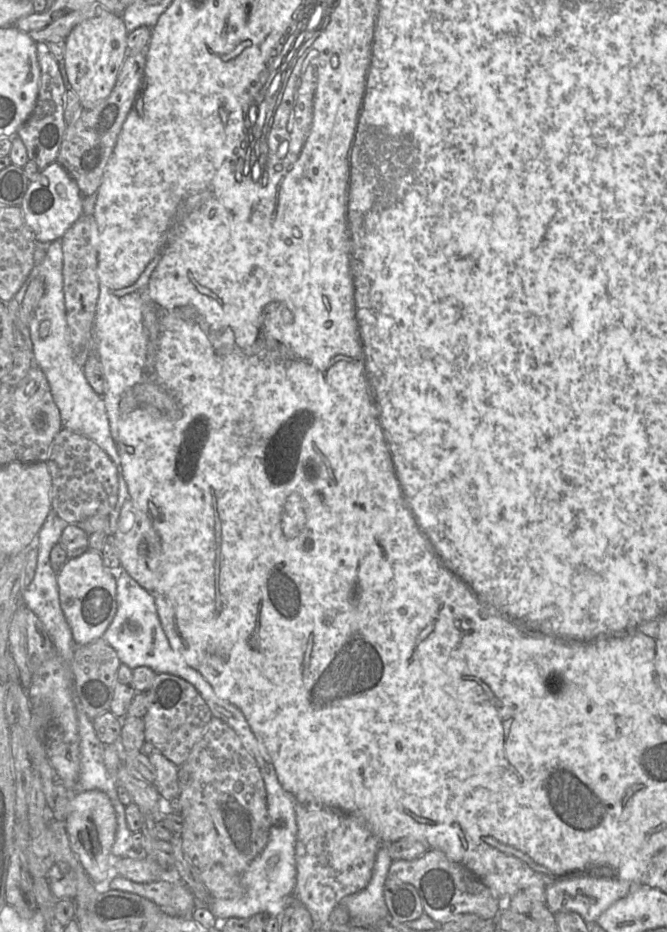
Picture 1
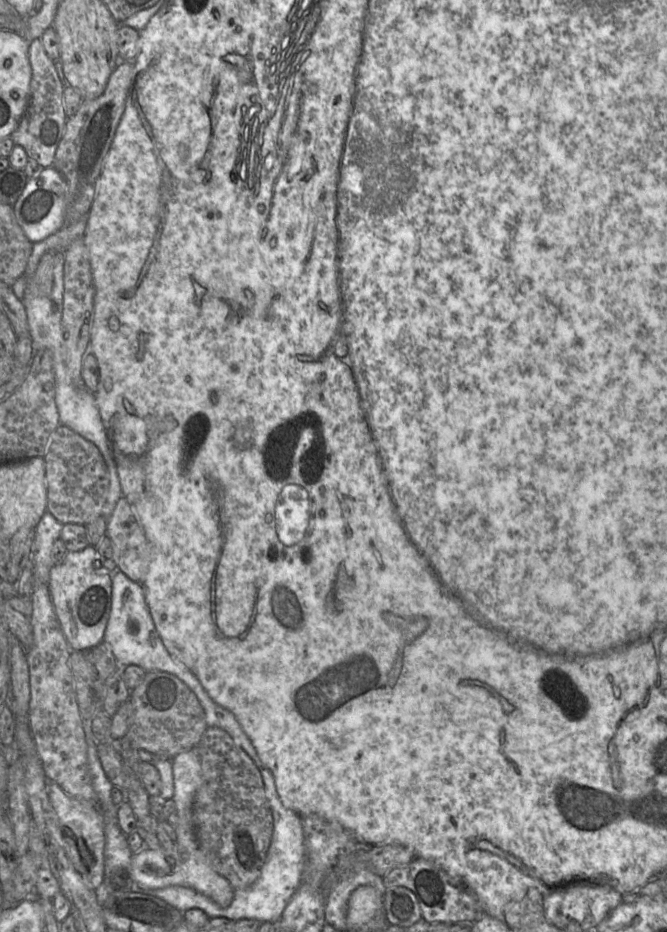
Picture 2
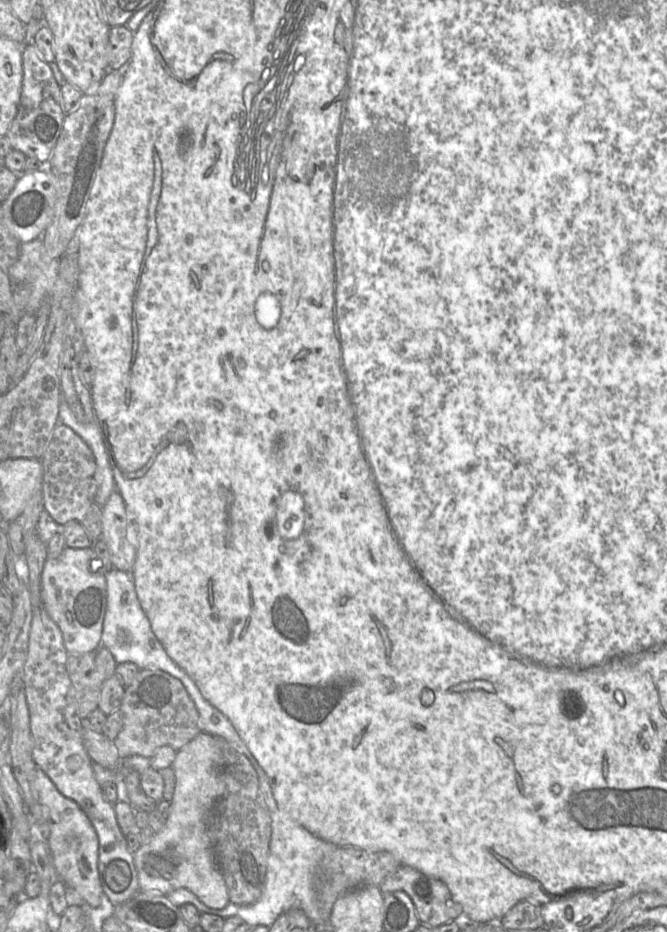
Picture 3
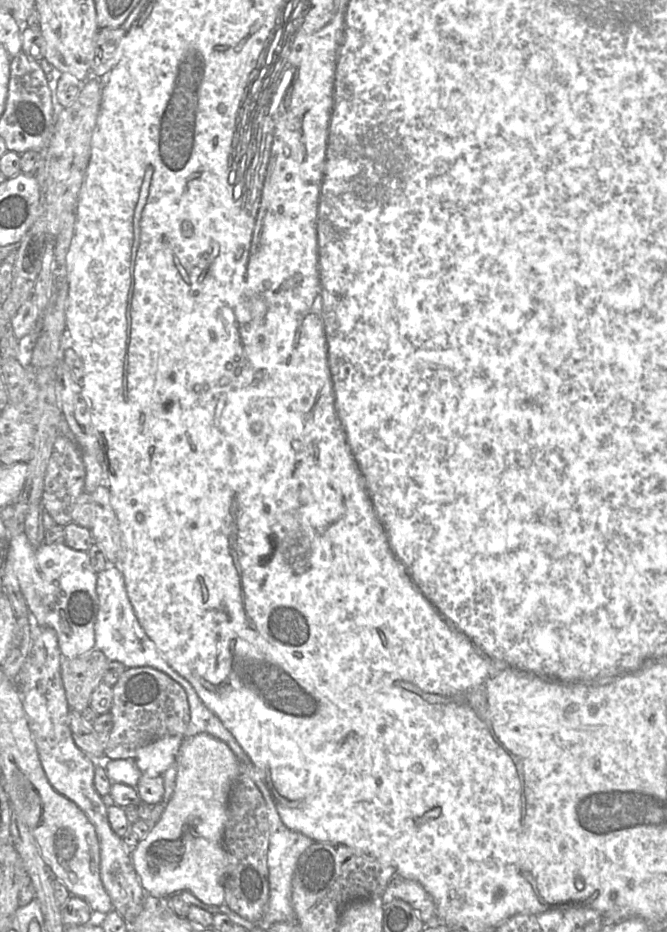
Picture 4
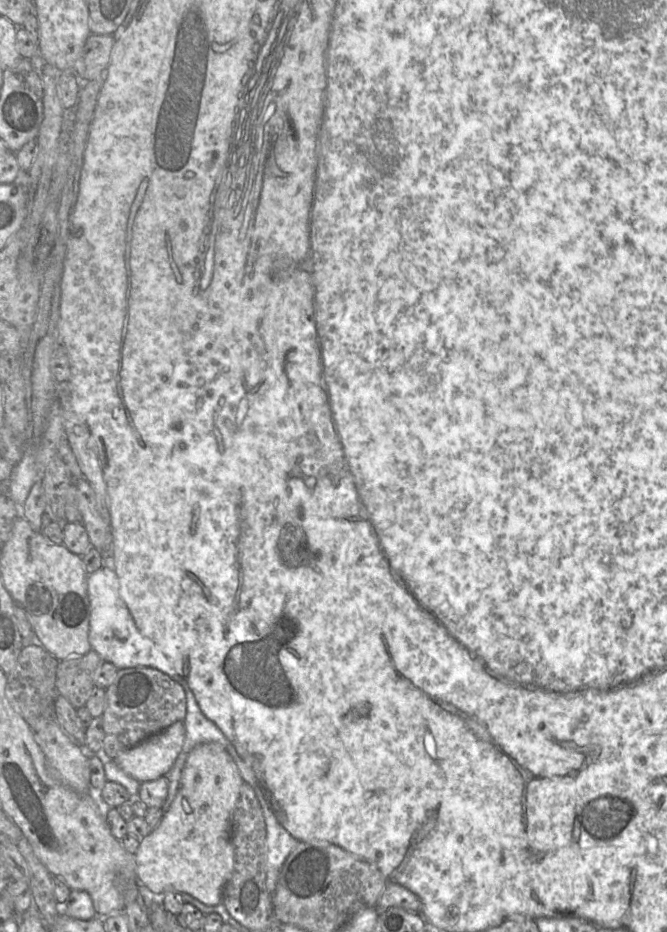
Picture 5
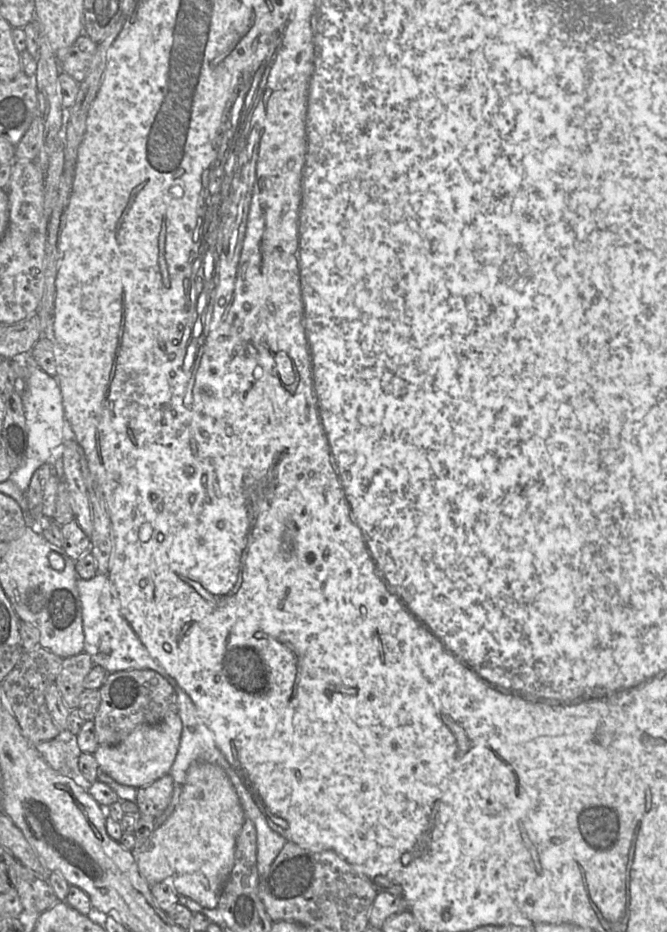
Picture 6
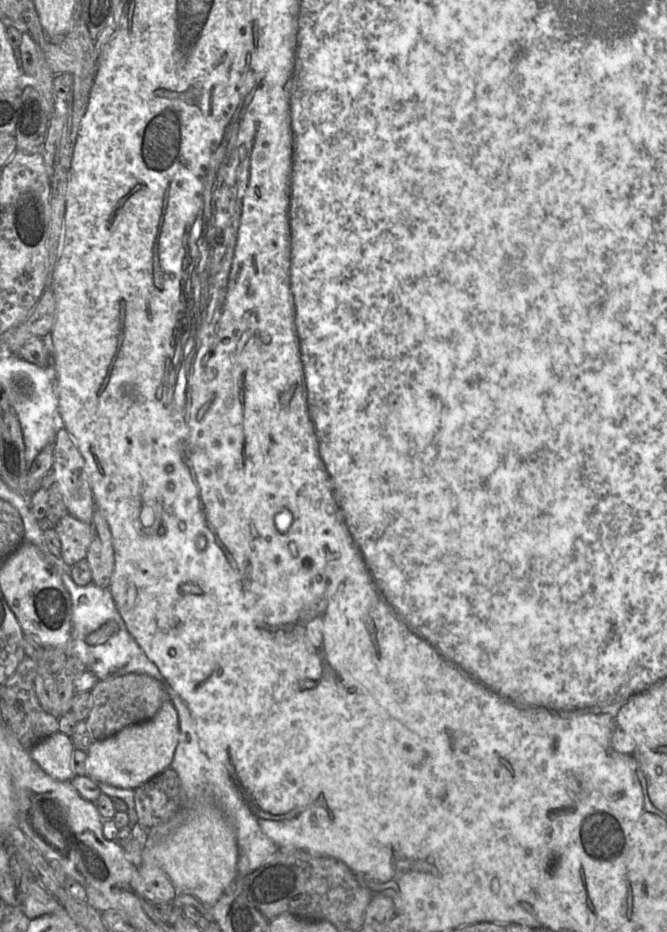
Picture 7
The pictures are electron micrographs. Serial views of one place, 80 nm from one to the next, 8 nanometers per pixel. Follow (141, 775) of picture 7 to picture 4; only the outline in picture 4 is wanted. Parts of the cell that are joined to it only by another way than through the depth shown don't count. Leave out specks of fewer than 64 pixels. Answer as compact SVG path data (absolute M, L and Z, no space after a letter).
M165 736L140 748L135 762L142 774L158 777L175 764L184 736Z

